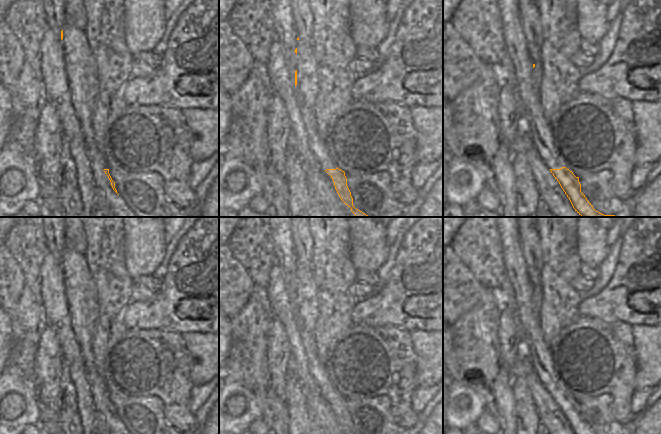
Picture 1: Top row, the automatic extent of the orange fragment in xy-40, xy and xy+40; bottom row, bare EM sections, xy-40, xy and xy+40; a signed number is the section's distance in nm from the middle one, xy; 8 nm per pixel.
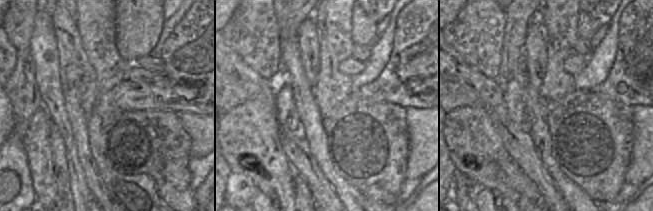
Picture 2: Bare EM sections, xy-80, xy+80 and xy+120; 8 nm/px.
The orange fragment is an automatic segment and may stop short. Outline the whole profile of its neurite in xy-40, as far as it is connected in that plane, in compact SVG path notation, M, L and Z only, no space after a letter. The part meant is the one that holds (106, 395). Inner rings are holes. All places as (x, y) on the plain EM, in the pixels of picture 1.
M96 369L93 370L93 380L95 382L95 386L97 388L97 392L100 395L104 395L105 398L108 400L111 410L113 414L117 417L117 414L115 412L115 406L112 404L110 398L109 398L109 389L107 388L107 384L105 382L105 379L97 372Z

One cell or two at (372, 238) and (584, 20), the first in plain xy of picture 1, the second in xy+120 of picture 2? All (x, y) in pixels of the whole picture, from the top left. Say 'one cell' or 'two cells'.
one cell

